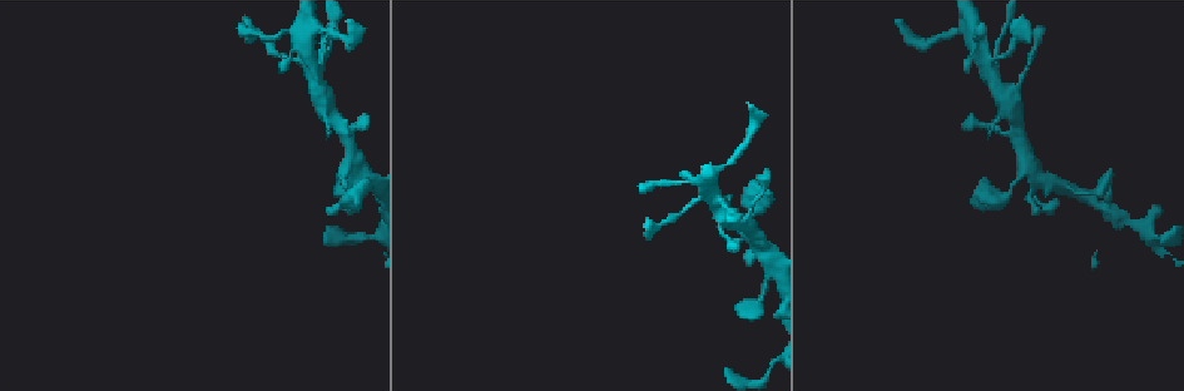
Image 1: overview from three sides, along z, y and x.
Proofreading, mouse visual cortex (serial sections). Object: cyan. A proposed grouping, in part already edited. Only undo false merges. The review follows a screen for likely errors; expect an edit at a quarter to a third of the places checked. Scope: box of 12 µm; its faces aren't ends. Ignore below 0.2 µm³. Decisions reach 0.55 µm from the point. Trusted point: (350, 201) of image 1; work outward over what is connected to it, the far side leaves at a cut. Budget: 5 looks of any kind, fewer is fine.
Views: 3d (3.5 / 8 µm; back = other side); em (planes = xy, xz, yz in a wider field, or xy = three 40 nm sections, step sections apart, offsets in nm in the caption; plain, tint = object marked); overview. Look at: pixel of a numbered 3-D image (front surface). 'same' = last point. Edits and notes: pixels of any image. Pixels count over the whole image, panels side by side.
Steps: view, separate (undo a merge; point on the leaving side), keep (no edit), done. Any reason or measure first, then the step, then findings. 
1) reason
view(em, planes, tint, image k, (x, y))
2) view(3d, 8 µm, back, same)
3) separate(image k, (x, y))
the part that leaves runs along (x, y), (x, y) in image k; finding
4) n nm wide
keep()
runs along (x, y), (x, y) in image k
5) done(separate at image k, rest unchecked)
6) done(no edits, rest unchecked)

thin arm on a thick one
view(3d, 3.5 µm, image 1, (346, 167))

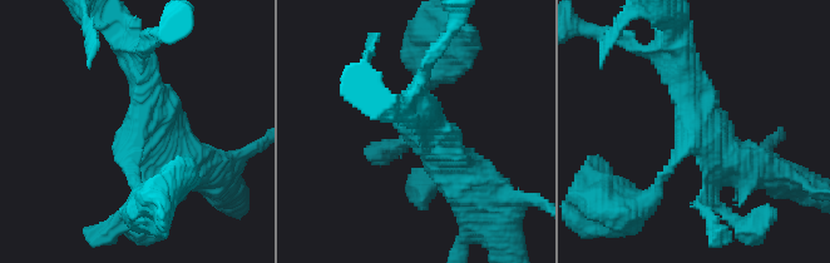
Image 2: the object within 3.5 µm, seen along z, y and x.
view(em, xy, step 3, tint, image 2, (136, 131))

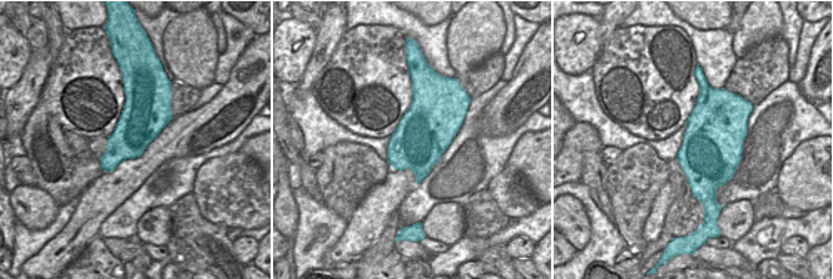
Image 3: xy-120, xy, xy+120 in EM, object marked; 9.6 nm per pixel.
550 nm wide
keep()
runs along (650, 201), (691, 135), (678, 50) in image 2; one cell here

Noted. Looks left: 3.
side arm on a straight run
view(3d, 3.5 µm, image 1, (989, 71))

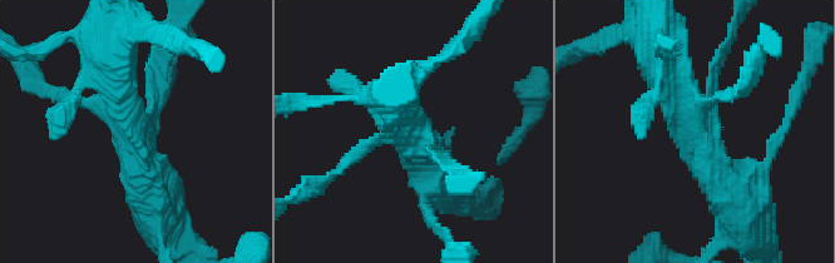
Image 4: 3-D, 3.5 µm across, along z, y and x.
shape alone is not enough
view(em, xy, step 5, tint, image 4, (414, 139))

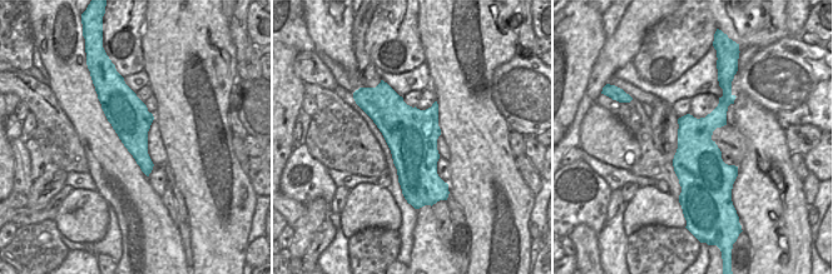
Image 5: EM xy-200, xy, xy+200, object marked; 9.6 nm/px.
500 nm wide
keep()
runs along (739, 201), (658, 67) in image 4; continuous, no second cell

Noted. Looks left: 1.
done(no edits, rest unchecked)

